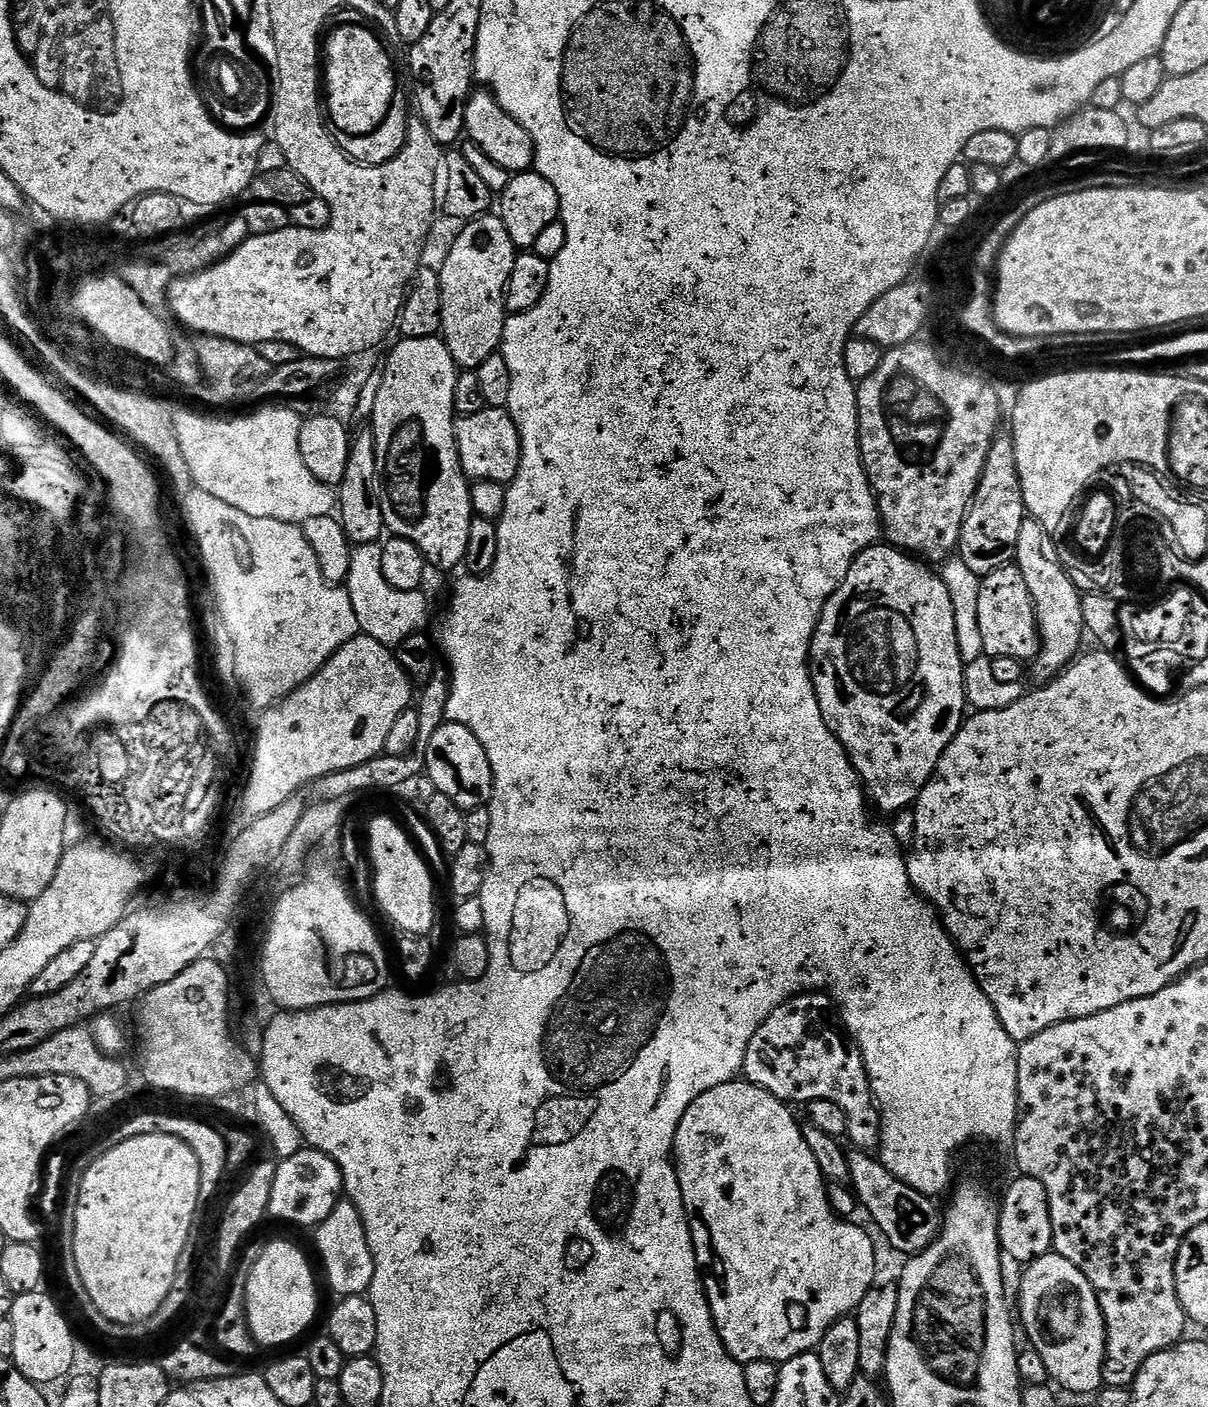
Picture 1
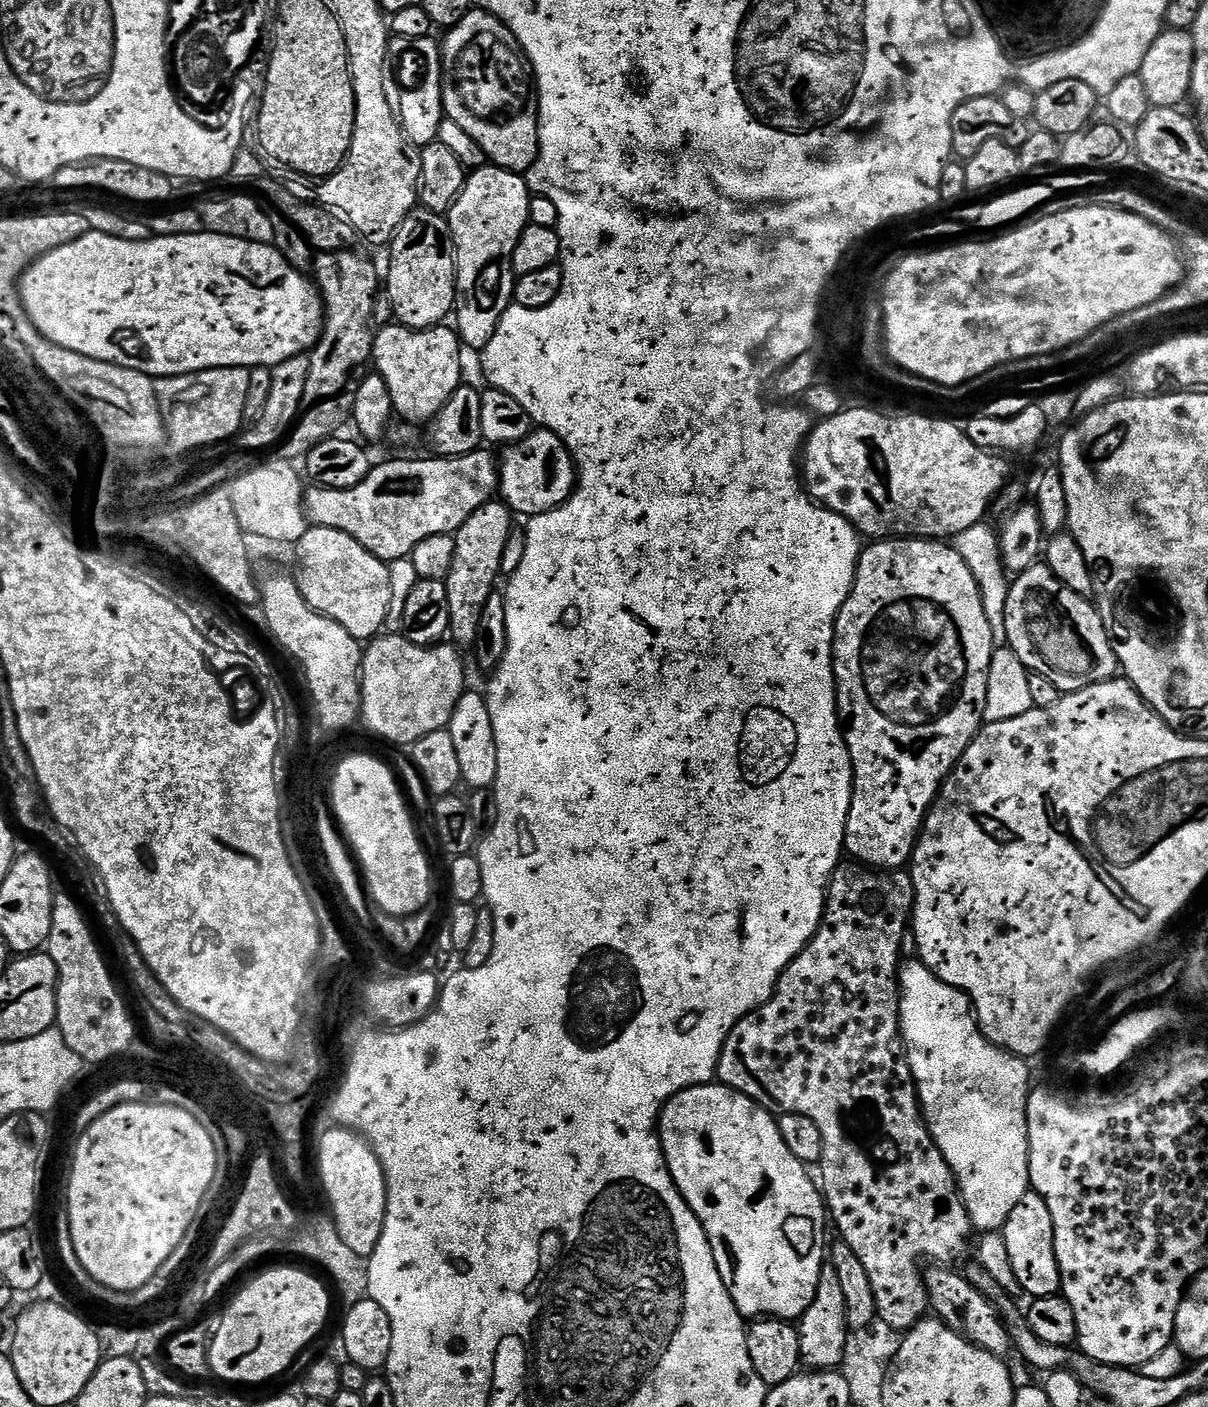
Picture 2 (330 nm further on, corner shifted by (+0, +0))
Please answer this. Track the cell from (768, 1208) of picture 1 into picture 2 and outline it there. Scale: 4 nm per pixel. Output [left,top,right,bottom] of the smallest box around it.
[658,1082,826,1322]

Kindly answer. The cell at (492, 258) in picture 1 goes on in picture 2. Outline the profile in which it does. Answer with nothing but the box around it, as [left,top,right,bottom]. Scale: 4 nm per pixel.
[446,166,533,350]

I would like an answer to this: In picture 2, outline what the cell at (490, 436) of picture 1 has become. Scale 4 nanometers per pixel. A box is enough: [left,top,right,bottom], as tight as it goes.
[498,427,576,517]

